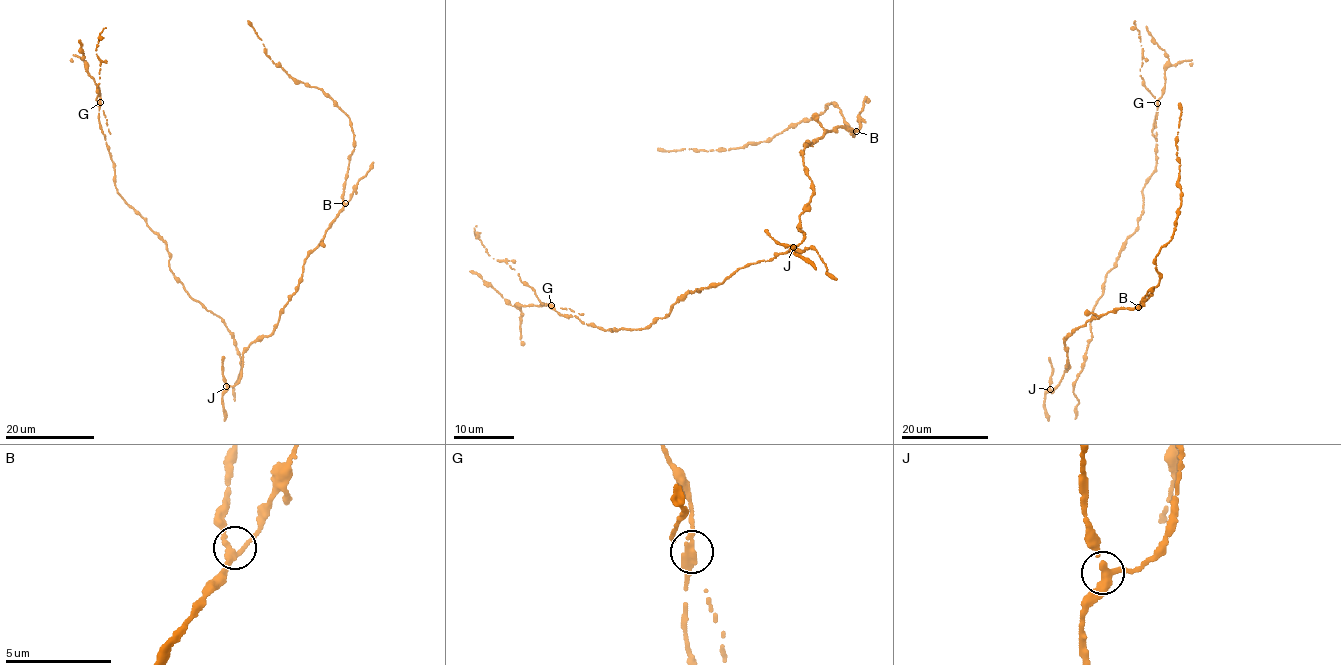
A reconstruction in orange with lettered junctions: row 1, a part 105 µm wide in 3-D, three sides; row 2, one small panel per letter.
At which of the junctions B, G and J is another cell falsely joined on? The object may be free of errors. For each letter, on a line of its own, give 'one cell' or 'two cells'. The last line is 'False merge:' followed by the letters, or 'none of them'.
B: one cell
G: two cells
J: one cell
False merge: G

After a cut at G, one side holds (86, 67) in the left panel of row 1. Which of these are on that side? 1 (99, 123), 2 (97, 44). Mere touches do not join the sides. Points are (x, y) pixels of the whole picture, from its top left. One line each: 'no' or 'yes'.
1: yes
2: no

